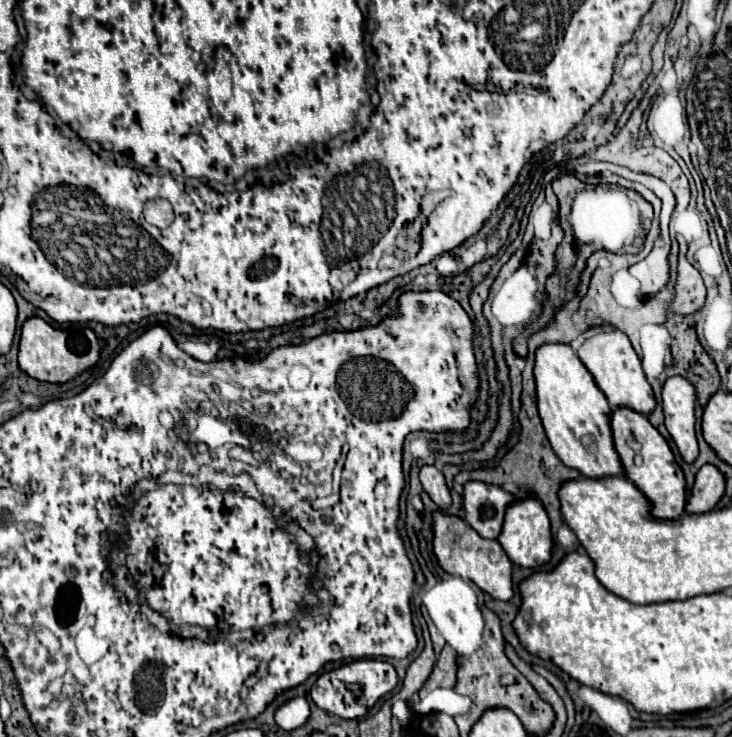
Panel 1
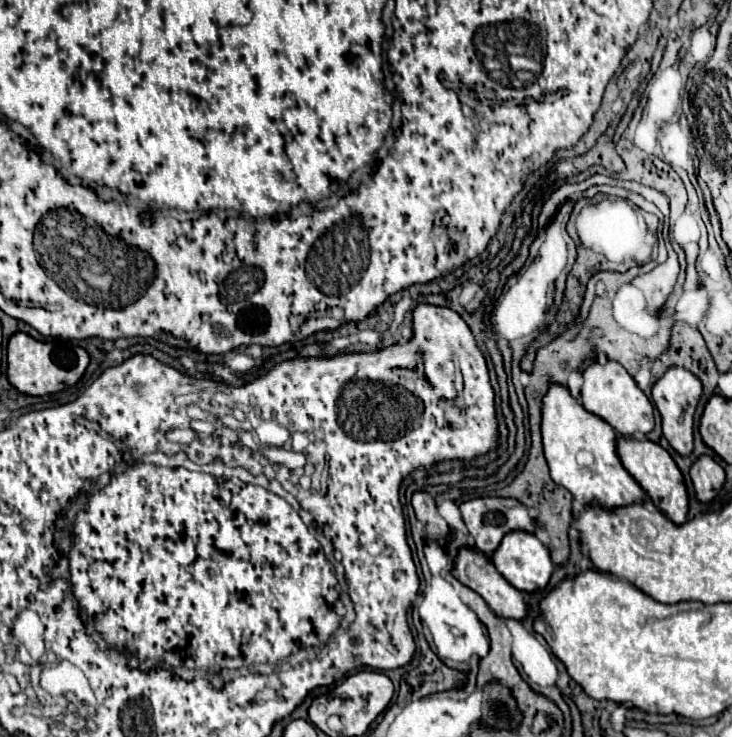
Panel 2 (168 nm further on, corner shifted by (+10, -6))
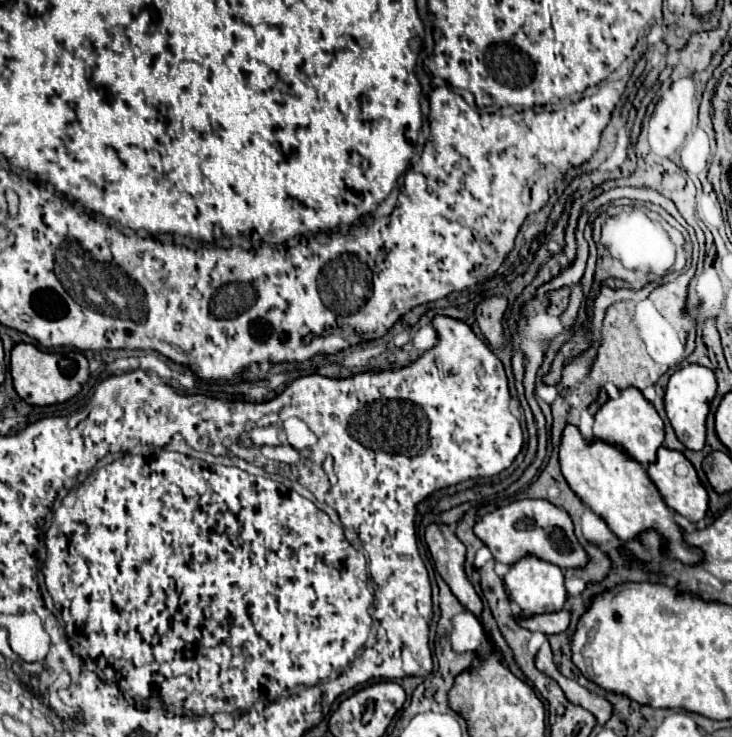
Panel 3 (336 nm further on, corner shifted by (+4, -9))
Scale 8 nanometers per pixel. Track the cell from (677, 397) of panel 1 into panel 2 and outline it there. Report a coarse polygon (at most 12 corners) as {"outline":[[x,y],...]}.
{"outline":[[672,367],[652,387],[662,435],[692,453],[700,381]]}

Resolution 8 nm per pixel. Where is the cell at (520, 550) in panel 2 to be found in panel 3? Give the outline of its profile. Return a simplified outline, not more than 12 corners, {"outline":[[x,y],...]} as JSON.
{"outline":[[538,558],[510,566],[504,584],[526,618],[566,604],[564,570]]}

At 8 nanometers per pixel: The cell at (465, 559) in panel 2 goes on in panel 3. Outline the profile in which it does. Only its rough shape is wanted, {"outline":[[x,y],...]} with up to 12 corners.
{"outline":[[570,612],[540,614],[520,624],[532,632],[560,634],[570,626]]}

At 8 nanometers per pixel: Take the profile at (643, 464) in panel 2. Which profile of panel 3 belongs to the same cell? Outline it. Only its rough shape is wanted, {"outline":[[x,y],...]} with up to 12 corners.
{"outline":[[668,448],[648,466],[664,502],[688,520],[708,512],[690,460]]}

